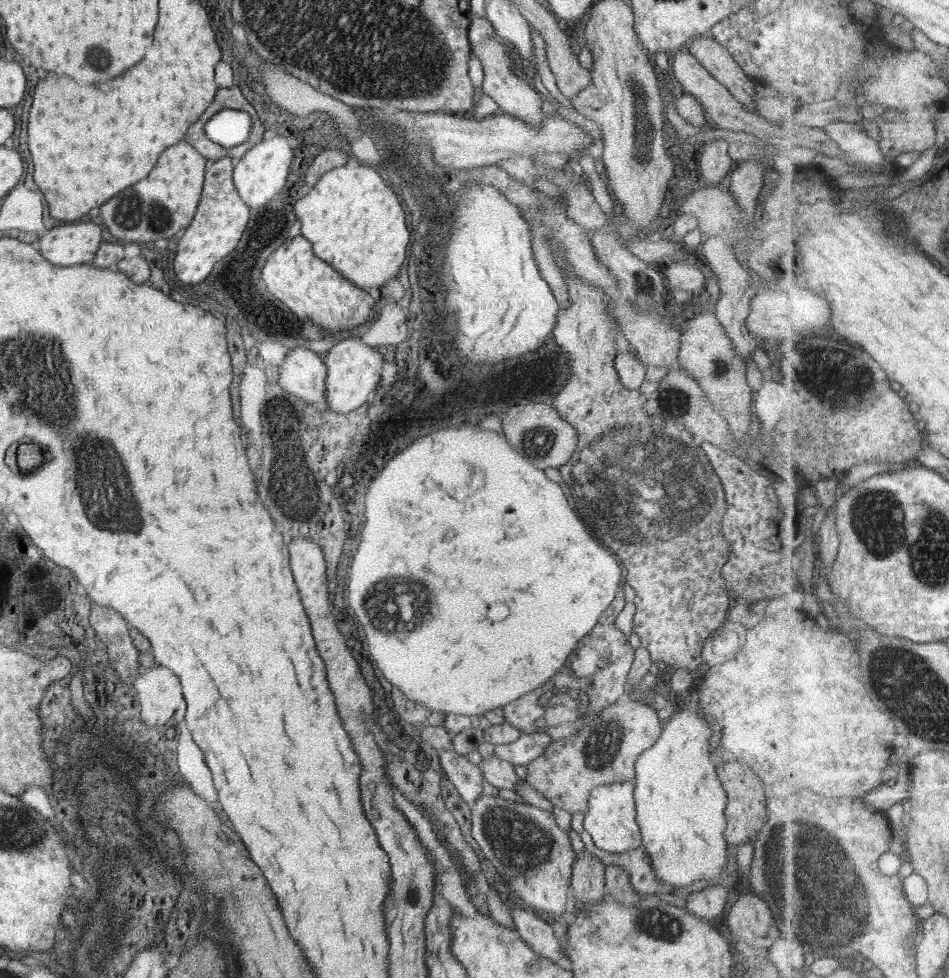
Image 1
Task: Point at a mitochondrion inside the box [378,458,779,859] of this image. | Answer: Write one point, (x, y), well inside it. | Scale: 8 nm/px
(602, 748)

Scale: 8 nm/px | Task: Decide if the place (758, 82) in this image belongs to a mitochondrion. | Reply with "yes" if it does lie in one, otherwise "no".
no

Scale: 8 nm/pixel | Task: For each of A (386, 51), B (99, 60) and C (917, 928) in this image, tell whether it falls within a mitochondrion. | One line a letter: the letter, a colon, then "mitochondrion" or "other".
A: mitochondrion
B: mitochondrion
C: other

